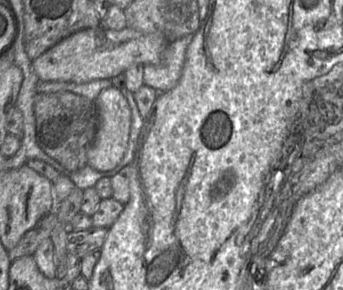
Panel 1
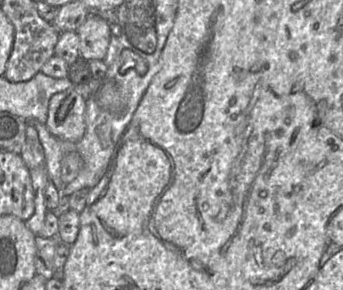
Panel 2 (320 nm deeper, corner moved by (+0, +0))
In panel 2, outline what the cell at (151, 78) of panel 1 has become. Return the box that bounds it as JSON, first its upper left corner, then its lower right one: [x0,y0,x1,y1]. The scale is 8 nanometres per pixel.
[104,25,151,81]

